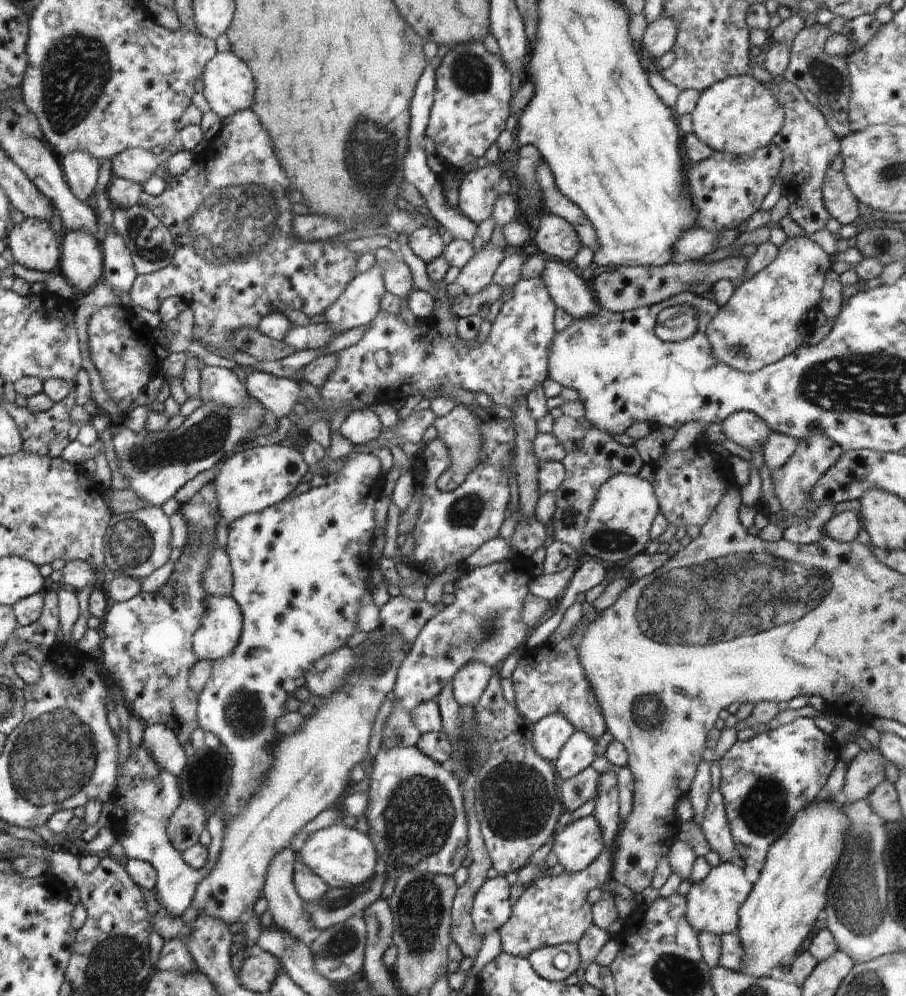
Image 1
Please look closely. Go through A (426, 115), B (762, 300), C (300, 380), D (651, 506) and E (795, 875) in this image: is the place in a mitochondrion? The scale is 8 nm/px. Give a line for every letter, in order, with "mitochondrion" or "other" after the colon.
A: other
B: other
C: other
D: other
E: other

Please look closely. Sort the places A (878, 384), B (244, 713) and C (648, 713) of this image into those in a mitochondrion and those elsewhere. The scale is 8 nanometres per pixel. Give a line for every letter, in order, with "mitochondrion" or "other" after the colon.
A: mitochondrion
B: mitochondrion
C: mitochondrion

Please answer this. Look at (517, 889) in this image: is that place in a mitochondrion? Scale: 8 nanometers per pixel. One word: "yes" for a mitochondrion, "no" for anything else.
no

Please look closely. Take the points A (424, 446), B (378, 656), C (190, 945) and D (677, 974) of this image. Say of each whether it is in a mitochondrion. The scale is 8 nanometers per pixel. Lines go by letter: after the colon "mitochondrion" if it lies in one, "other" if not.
A: other
B: mitochondrion
C: other
D: mitochondrion

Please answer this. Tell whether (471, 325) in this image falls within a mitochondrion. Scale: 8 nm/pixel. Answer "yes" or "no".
no

